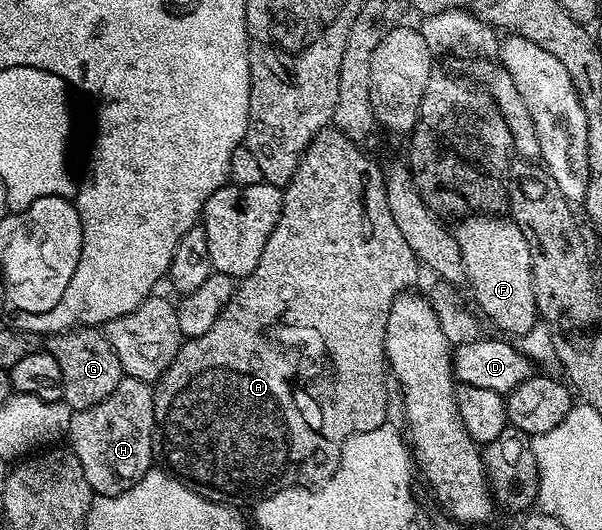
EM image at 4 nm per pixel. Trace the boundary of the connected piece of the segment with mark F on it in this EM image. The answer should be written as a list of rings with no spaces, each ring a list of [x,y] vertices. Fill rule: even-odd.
[[[466,220],[452,233],[459,243],[465,283],[470,284],[483,314],[507,337],[521,338],[531,332],[540,317],[532,286],[532,254],[520,226],[503,220]]]

